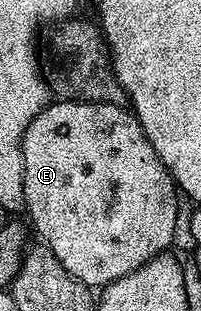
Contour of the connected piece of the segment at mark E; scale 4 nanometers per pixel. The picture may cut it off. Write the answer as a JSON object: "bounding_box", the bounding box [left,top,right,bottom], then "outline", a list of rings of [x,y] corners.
{"bounding_box":[22,100,178,290],"outline":[[[63,100],[51,102],[43,107],[39,116],[31,122],[22,136],[22,161],[24,162],[24,194],[26,195],[25,211],[30,211],[29,223],[39,232],[41,243],[56,254],[60,266],[72,274],[81,284],[91,290],[101,289],[114,280],[124,278],[136,271],[141,264],[147,264],[153,256],[161,256],[174,240],[174,231],[178,228],[178,196],[174,178],[162,165],[162,159],[156,154],[152,142],[144,134],[138,117],[133,111],[116,104],[91,104],[81,100]]]}

